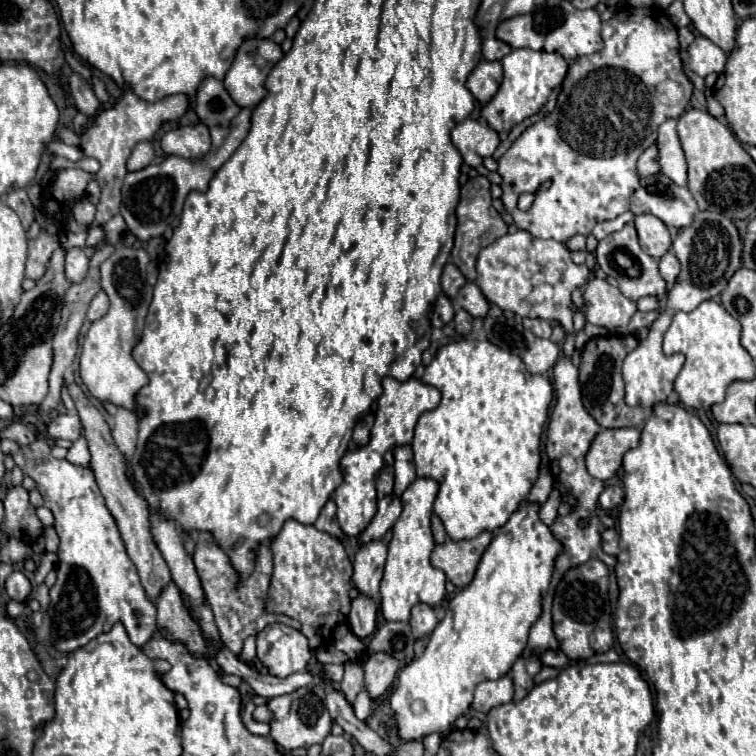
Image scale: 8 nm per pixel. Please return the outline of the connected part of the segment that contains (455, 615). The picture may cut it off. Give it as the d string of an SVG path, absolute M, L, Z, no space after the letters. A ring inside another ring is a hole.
M525 500L509 518L509 522L495 532L495 538L487 546L477 566L473 582L449 601L451 611L446 612L444 619L432 632L425 652L399 672L399 684L389 702L395 710L399 736L403 740L419 740L431 732L439 732L445 736L449 732L449 726L469 710L475 686L483 680L505 676L517 656L525 650L529 628L541 616L541 600L549 590L555 560L559 554L563 554L563 544L555 538L551 528L541 522L539 510L541 504Z

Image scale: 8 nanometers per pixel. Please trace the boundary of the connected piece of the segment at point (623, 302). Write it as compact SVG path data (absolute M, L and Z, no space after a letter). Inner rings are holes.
M591 278L583 290L583 300L587 302L587 322L609 330L627 326L637 312L637 302L625 298L605 278Z

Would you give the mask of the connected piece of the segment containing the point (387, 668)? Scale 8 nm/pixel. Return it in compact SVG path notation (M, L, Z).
M371 654L363 664L365 670L365 690L371 700L381 698L393 684L399 672L399 660L389 654Z

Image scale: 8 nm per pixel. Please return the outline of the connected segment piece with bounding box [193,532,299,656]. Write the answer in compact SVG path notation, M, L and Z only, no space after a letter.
M201 532L199 534L197 546L195 546L195 554L193 554L193 562L195 562L197 574L201 578L201 584L203 584L205 596L209 600L209 606L211 606L211 610L215 614L215 624L219 628L221 642L235 656L241 654L243 642L245 642L247 636L259 634L265 626L269 626L273 622L281 622L281 624L287 624L291 628L299 628L299 622L295 622L293 618L287 618L283 614L267 612L267 590L269 590L271 572L273 572L273 560L271 560L269 544L261 544L259 546L255 572L245 582L239 582L235 570L229 564L227 554L217 546L217 542L213 540L213 536L209 532Z

